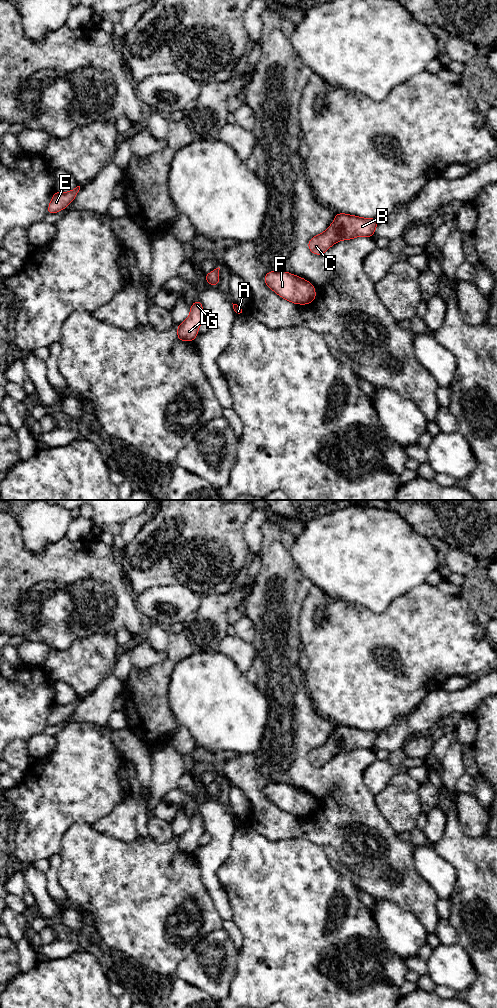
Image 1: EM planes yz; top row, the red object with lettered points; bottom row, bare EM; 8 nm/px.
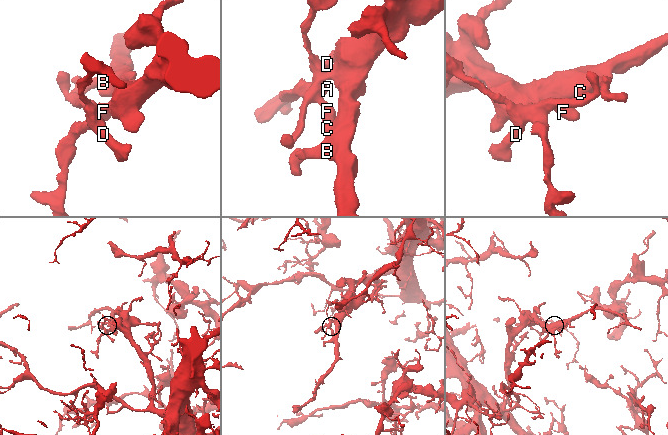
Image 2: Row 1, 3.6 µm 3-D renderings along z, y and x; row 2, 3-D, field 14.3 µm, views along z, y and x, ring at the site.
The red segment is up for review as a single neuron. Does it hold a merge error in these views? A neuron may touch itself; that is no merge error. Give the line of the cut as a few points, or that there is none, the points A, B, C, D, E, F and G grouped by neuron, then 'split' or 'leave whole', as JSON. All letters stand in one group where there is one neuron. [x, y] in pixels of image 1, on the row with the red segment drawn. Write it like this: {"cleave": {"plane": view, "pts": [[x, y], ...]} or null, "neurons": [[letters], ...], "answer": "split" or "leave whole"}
{"cleave": null, "neurons": [["A", "B", "C", "D", "E", "F", "G"]], "answer": "leave whole"}

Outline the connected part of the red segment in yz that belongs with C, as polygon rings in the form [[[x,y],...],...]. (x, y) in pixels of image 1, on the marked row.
[[[336,213],[333,223],[326,231],[309,240],[308,248],[315,255],[322,255],[341,240],[350,240],[358,236],[373,237],[378,222],[375,218]]]

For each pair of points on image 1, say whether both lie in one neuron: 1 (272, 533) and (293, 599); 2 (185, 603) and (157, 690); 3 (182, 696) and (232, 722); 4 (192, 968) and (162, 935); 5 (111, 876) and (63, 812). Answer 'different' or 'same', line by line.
1: same
2: different
3: same
4: different
5: different

